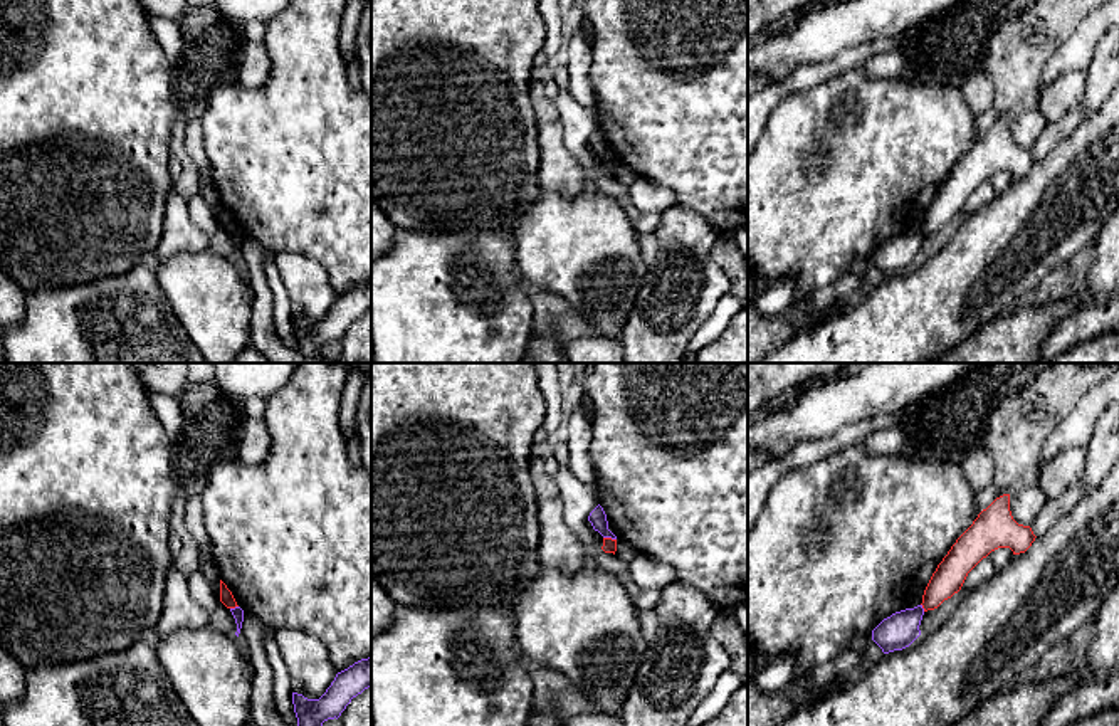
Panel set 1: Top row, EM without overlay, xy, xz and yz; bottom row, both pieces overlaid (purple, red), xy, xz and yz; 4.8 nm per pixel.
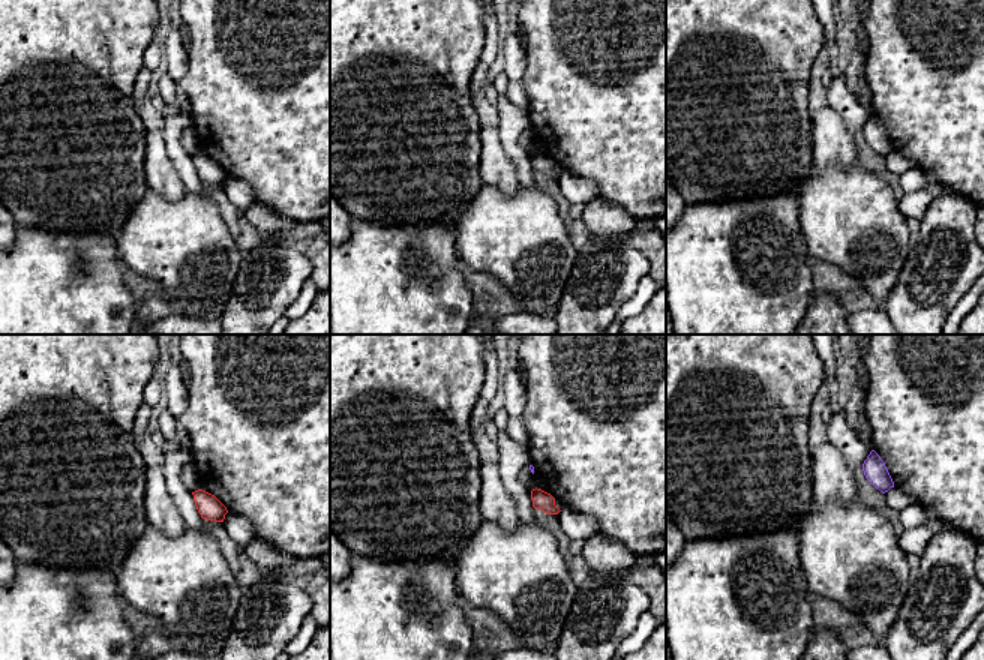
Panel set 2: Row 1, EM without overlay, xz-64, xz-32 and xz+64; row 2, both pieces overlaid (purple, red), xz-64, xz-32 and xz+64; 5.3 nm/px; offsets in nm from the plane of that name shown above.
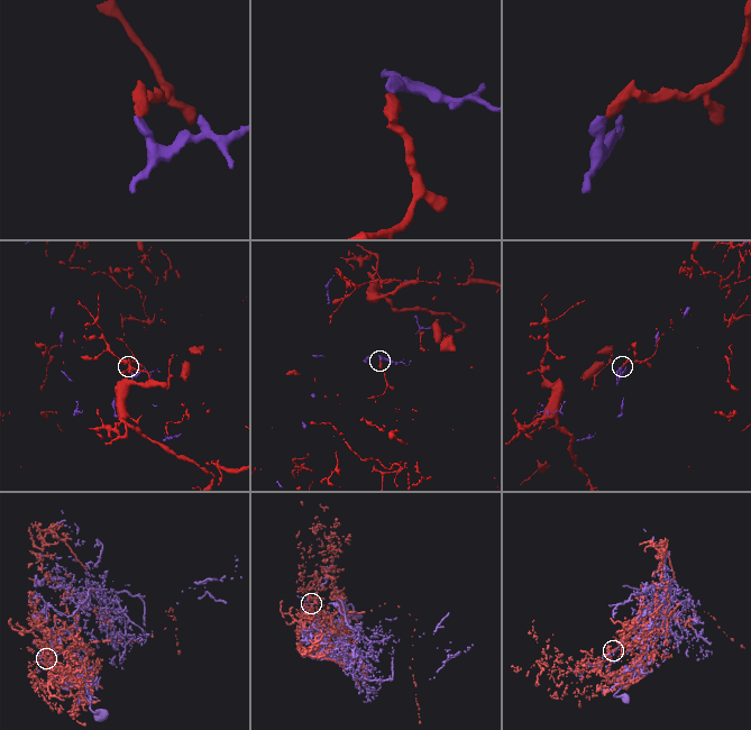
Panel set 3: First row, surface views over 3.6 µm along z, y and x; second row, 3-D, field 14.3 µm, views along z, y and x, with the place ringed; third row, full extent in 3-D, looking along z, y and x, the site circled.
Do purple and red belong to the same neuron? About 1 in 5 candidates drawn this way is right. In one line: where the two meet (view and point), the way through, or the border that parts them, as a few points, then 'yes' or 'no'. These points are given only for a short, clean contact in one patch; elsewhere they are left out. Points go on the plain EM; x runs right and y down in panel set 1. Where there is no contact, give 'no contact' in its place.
contact xz (610, 160); border xz (604, 160), (615, 163); no

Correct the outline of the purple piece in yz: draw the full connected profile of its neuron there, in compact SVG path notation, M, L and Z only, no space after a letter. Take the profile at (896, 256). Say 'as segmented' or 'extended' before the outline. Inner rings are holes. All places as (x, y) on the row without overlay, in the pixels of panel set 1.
as segmented | M922 229L896 235L872 254L872 264L884 277L902 274L921 259L919 249L922 239Z

